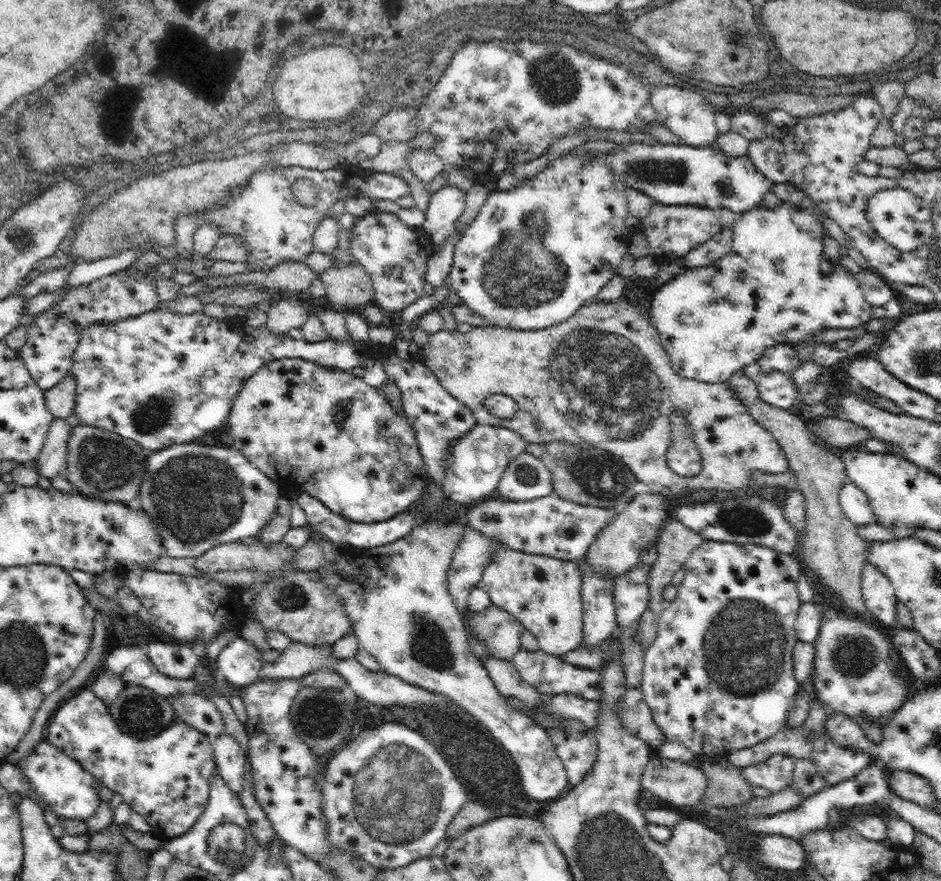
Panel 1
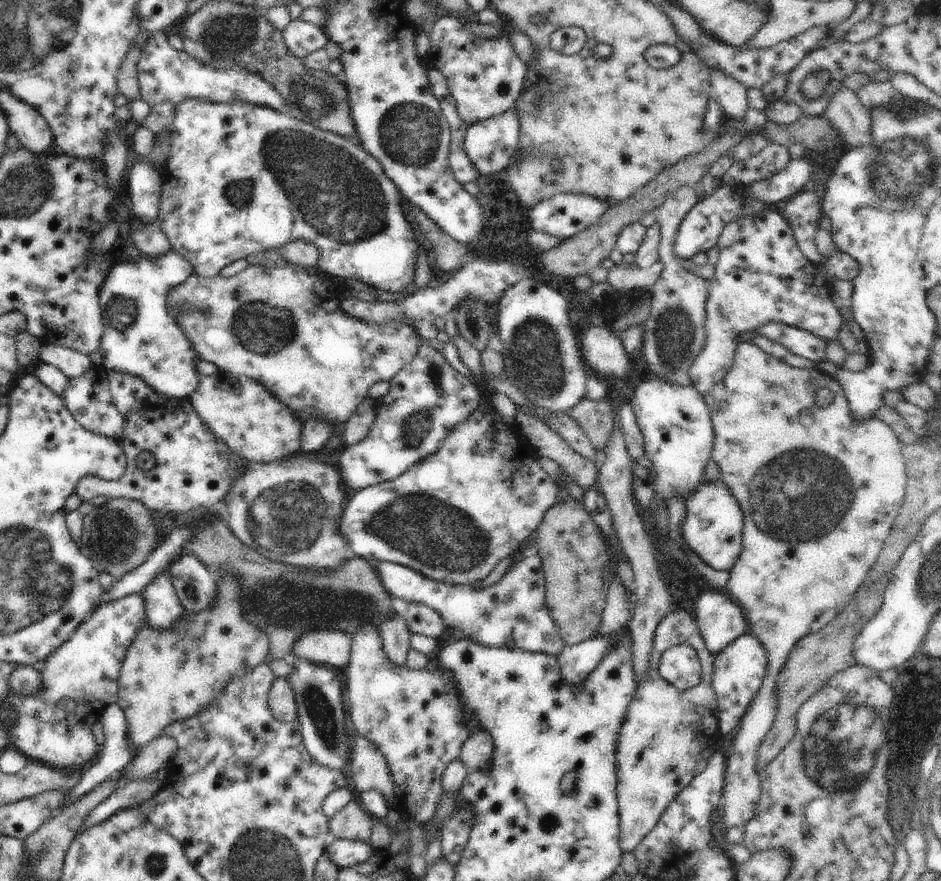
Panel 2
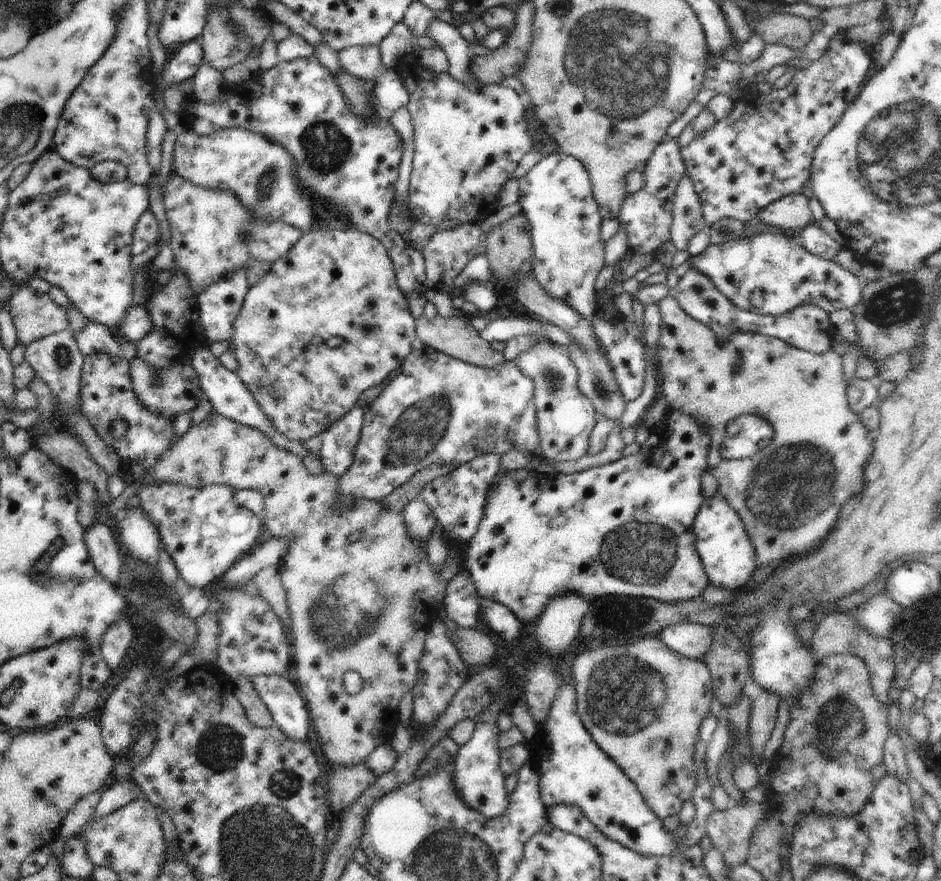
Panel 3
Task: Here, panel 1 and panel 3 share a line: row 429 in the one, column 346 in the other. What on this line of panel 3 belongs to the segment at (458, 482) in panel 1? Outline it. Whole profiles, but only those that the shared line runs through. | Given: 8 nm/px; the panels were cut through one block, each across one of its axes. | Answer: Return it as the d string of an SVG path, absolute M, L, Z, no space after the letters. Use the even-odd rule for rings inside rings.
M418 343L392 375L388 386L366 409L363 419L360 440L354 448L354 460L350 468L338 477L338 512L348 512L348 508L354 508L360 500L383 501L416 472L434 463L456 462L462 465L483 452L503 455L512 448L539 453L534 382L516 368L513 360L506 360L496 368L482 368Z

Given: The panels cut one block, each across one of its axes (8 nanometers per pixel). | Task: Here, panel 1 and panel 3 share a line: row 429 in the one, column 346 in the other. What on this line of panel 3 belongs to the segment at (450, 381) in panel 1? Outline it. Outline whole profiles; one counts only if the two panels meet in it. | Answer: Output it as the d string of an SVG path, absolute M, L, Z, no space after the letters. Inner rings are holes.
M214 410L206 417L206 419L198 424L198 426L191 426L182 437L176 440L166 452L163 452L158 459L158 462L154 464L154 468L150 468L148 472L144 472L144 478L142 482L132 482L132 484L126 485L123 490L119 501L109 503L108 510L119 514L119 511L124 511L127 508L127 501L130 498L136 498L140 488L142 486L152 486L152 484L175 484L187 486L188 488L204 488L204 486L210 486L213 484L223 484L224 486L230 486L237 490L258 490L262 496L264 496L264 531L269 537L273 538L288 538L288 554L284 556L282 564L279 567L281 574L282 586L286 591L286 604L288 605L288 614L290 614L290 622L292 622L292 631L289 633L289 637L292 643L292 677L296 683L296 686L300 690L301 695L307 702L307 708L309 709L309 717L311 718L316 732L318 732L318 738L322 742L322 750L326 754L326 758L335 766L356 766L360 762L365 760L378 748L380 745L388 744L391 742L392 737L396 730L394 729L395 723L400 721L399 702L406 692L411 692L414 688L417 668L421 659L421 655L424 652L425 636L428 628L431 624L438 620L438 610L442 606L444 598L446 596L446 588L448 582L463 570L463 563L452 558L446 558L446 564L442 566L440 572L434 572L432 564L428 559L428 550L424 544L416 544L416 540L412 542L412 538L408 536L408 530L404 524L403 514L398 512L388 512L380 506L380 502L376 500L360 500L354 504L354 508L348 508L348 512L338 512L336 510L336 502L338 502L338 480L337 476L332 476L328 472L322 473L319 476L312 476L308 470L304 467L302 459L298 458L296 454L292 452L286 452L274 444L270 444L270 440L266 438L264 432L256 430L256 428L248 428L248 426L242 426L234 420L228 420L220 416ZM354 532L360 532L360 538L355 542L350 542L348 538L350 534ZM353 669L358 671L363 676L363 687L358 694L350 696L344 688L343 676L347 670Z

